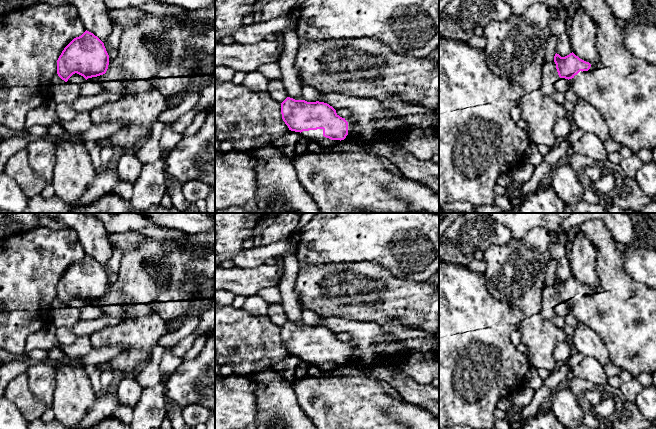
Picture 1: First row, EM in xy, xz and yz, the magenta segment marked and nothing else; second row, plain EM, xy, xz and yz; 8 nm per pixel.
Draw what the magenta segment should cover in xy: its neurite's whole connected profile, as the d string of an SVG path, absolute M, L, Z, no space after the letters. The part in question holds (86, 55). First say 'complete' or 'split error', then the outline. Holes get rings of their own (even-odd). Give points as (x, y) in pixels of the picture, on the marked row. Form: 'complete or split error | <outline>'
complete | M86 30L62 51L57 60L57 74L65 82L75 73L87 80L105 74L108 65L109 55L104 43Z

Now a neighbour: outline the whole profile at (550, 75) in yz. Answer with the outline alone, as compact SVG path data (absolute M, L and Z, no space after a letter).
M545 62L542 68L541 92L551 96L555 92L554 84L559 78L555 62Z

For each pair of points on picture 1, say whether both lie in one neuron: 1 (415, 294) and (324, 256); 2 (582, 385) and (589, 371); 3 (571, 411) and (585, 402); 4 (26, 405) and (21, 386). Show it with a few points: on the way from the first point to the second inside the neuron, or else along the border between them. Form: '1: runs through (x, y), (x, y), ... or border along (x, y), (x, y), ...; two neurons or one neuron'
1: border along (363, 262), (329, 262), (316, 265); two neurons
2: border along (574, 376), (596, 384), (606, 383); two neurons
3: border along (568, 386), (585, 413); two neurons
4: runs through (25, 400), (21, 396), (21, 391); one neuron

